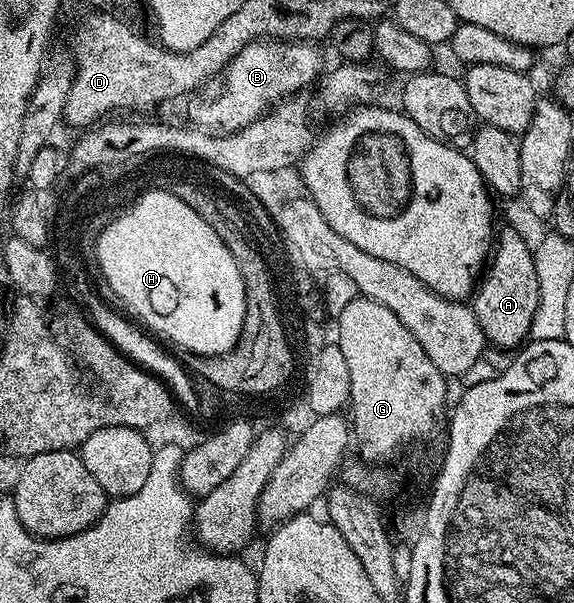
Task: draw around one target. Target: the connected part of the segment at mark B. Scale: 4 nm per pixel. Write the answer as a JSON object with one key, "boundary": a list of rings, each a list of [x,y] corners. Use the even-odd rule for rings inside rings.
{"boundary":[[[254,40],[227,63],[216,79],[208,80],[186,101],[188,121],[205,132],[240,132],[276,104],[299,94],[306,84],[316,83],[323,60],[315,48],[306,40]]]}

